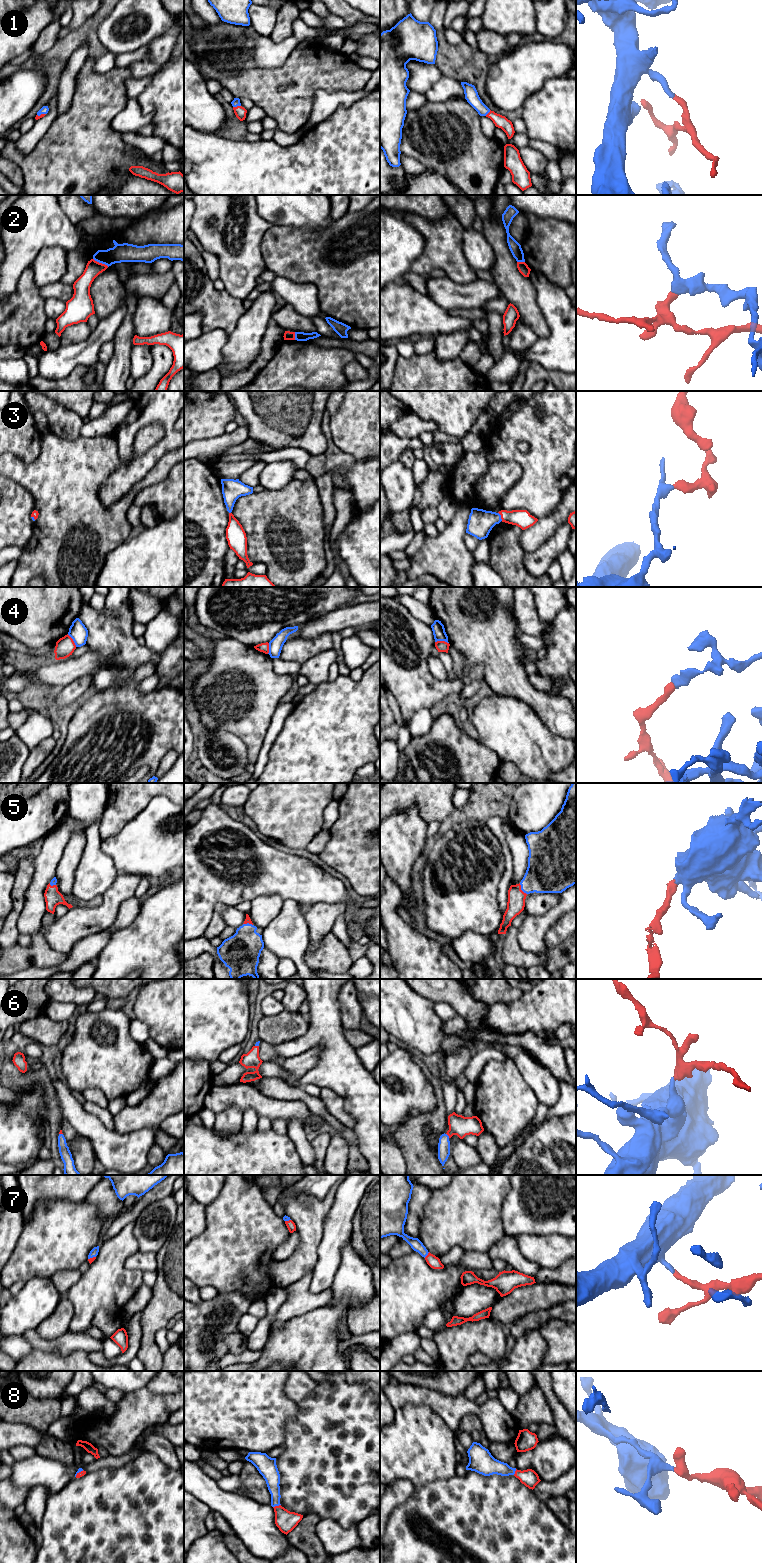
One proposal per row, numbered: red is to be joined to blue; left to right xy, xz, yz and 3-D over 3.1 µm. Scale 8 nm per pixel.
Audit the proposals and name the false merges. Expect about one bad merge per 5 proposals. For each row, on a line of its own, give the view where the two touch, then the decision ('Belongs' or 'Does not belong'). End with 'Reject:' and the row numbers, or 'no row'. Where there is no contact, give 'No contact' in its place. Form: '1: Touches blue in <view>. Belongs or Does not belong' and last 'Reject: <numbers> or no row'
1: Touches blue in xz. Belongs
2: Touches blue in xy. Does not belong
3: Touches blue in yz. Belongs
4: Touches blue in yz. Does not belong
5: Touches blue in yz. Belongs
6: Touches blue in yz. Belongs
7: Touches blue in yz. Belongs
8: Touches blue in xz. Belongs
Reject: 2, 4

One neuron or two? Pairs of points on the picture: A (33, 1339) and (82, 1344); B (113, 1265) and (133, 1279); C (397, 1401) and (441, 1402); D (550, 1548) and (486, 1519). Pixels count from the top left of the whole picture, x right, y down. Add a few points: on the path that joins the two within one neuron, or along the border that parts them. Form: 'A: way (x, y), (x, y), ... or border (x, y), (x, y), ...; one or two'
A: way (45, 1344), (70, 1344); one
B: way (118, 1270), (128, 1279); one
C: way (408, 1397), (430, 1398); one
D: way (534, 1547), (523, 1545), (506, 1528), (502, 1528); one

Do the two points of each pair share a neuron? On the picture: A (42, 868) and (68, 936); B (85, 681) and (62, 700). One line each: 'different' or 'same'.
A: different
B: same

